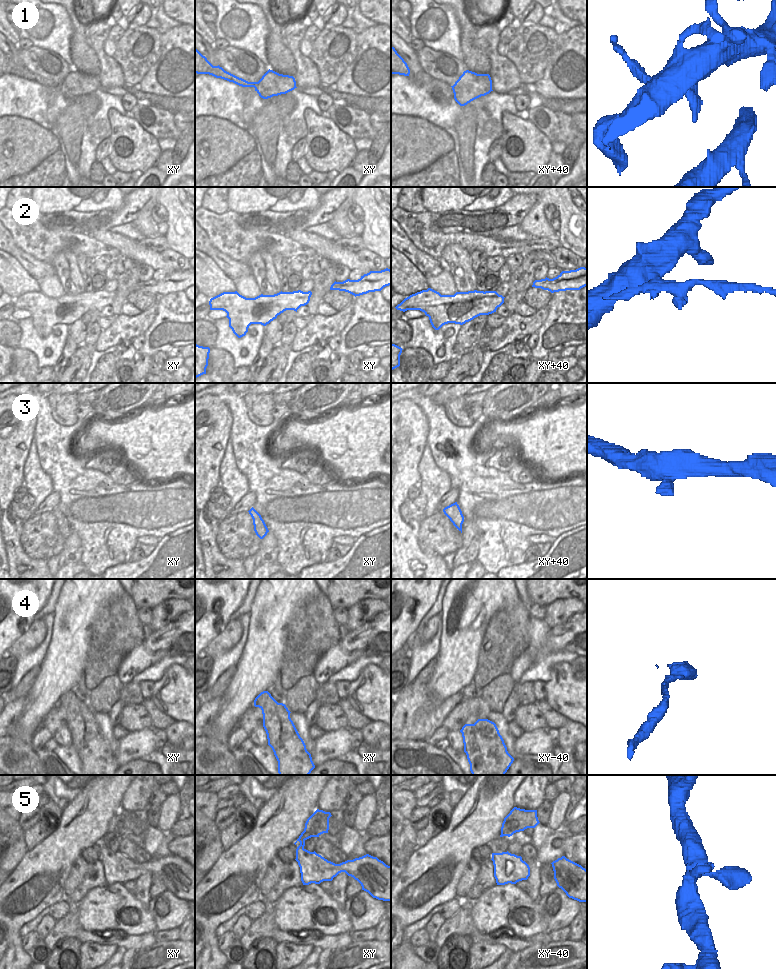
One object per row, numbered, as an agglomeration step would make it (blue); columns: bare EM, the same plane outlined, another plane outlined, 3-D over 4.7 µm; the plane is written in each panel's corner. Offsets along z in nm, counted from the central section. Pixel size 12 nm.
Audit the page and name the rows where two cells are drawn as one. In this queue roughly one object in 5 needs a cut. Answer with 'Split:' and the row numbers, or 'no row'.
Split: 1, 2

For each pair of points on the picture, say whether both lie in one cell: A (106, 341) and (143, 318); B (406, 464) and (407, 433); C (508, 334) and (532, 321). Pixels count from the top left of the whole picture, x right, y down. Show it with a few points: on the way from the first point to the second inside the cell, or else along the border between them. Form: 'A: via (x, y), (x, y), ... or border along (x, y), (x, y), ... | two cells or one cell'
A: via (115, 335), (134, 326) | one cell
B: via (406, 456), (406, 441) | one cell
C: via (514, 329), (526, 325) | one cell

